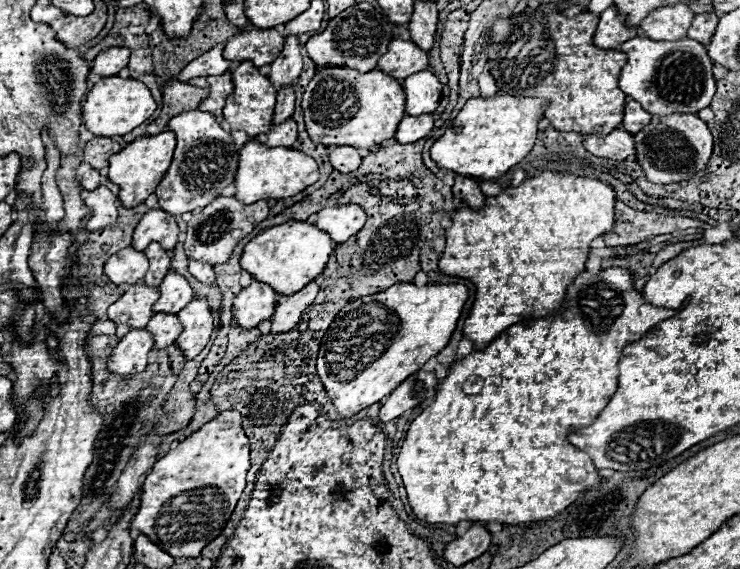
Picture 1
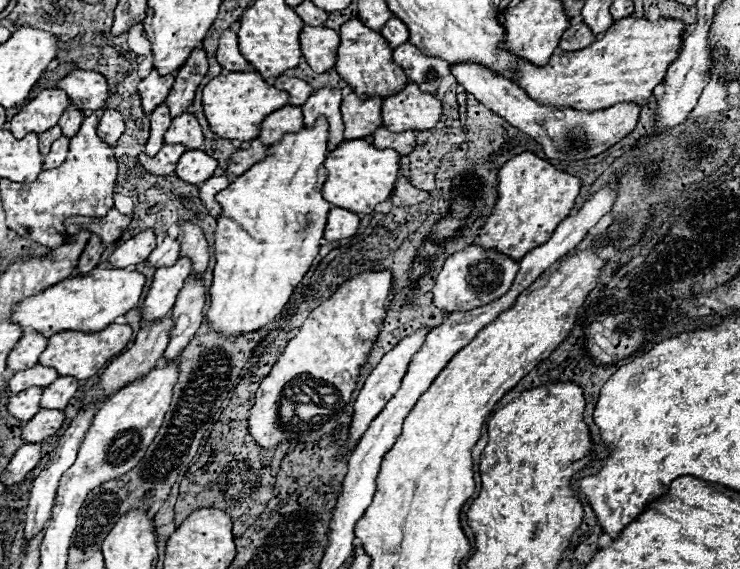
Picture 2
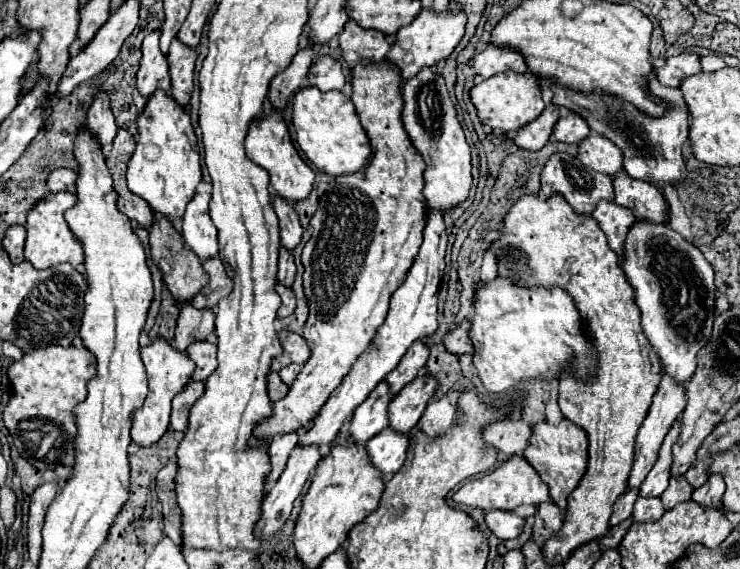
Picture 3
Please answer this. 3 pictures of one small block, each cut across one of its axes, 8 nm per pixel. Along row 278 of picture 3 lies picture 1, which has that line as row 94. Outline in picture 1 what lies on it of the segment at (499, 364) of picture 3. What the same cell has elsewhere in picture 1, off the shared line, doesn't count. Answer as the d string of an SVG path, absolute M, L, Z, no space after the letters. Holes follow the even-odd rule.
M496 92L492 98L470 98L460 110L460 114L450 122L446 132L434 142L430 156L440 168L452 170L462 176L470 176L476 180L500 178L532 150L536 142L538 122L546 110L546 104L548 100L542 100L542 98L516 98L516 96L502 94L502 92Z

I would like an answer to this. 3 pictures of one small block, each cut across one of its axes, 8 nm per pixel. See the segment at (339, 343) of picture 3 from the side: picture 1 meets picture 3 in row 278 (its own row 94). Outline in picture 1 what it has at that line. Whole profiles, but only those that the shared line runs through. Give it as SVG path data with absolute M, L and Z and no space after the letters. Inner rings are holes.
M322 68L308 84L302 96L304 122L310 138L324 146L335 145L330 152L334 170L348 174L360 168L362 156L356 148L374 148L396 134L400 120L404 118L404 92L402 84L386 76L380 70L360 74L350 68Z

